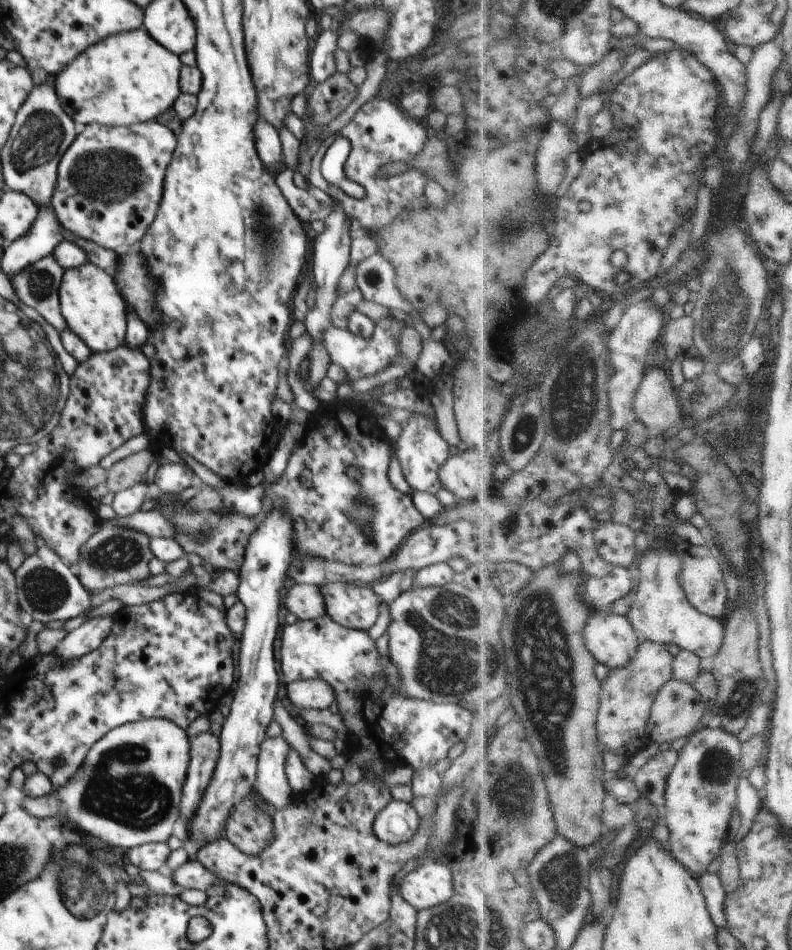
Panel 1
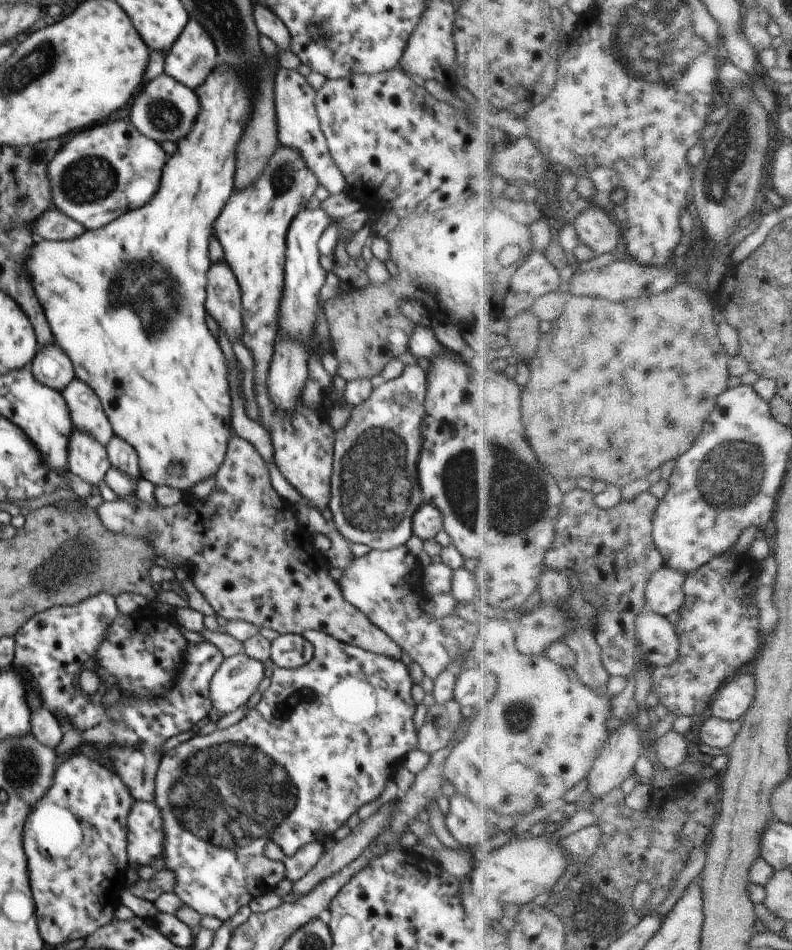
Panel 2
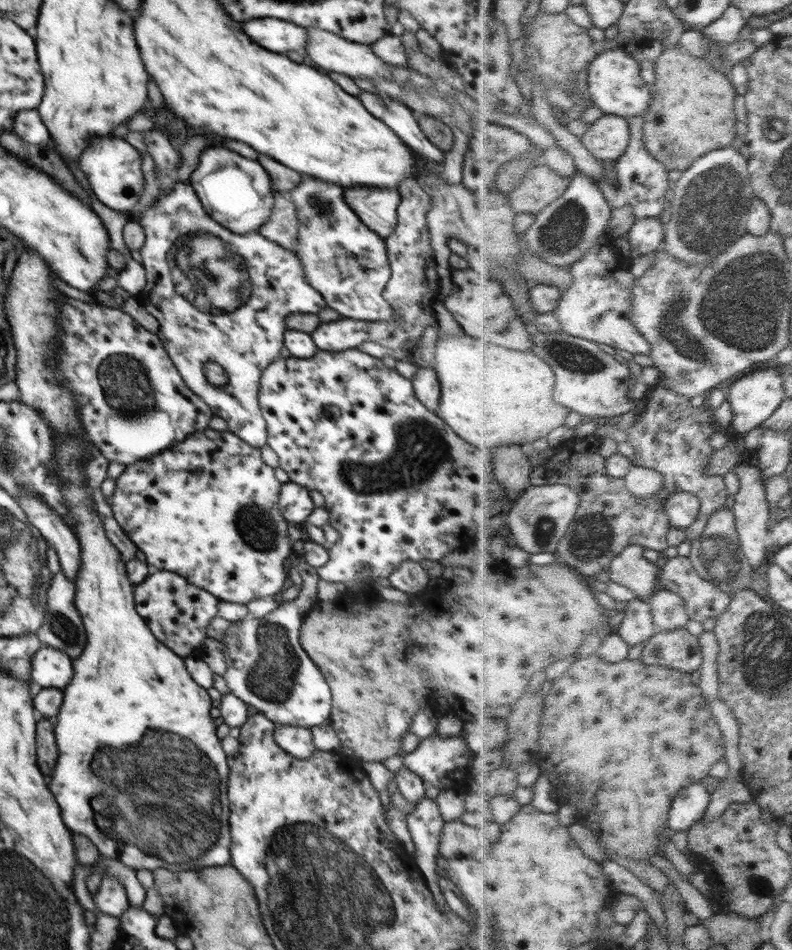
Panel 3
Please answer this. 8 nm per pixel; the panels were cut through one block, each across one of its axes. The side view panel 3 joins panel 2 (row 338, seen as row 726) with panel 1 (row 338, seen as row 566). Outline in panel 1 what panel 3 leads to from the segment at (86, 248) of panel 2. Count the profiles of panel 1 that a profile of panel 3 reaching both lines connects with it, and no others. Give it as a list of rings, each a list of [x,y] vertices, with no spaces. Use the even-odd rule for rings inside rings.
[[[90,261],[66,269],[59,288],[59,301],[67,328],[81,338],[93,353],[105,353],[125,344],[127,306],[111,272]]]

